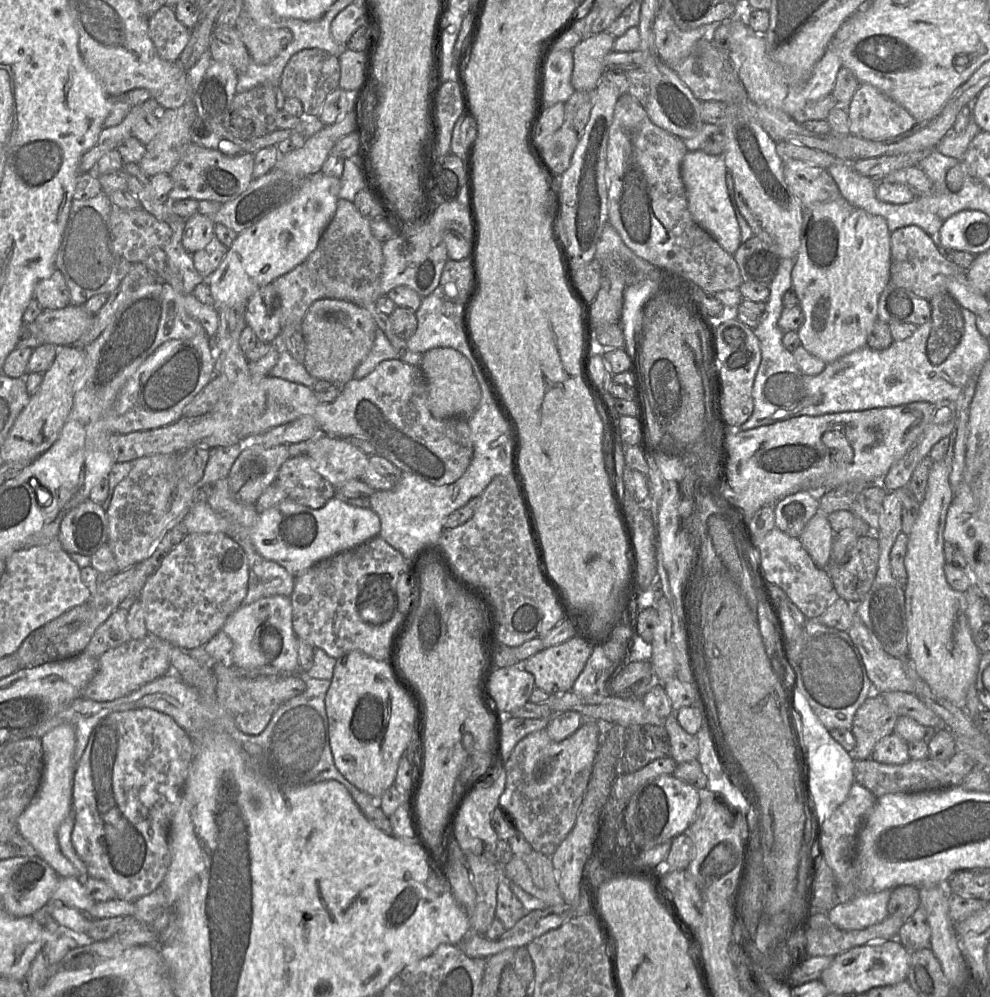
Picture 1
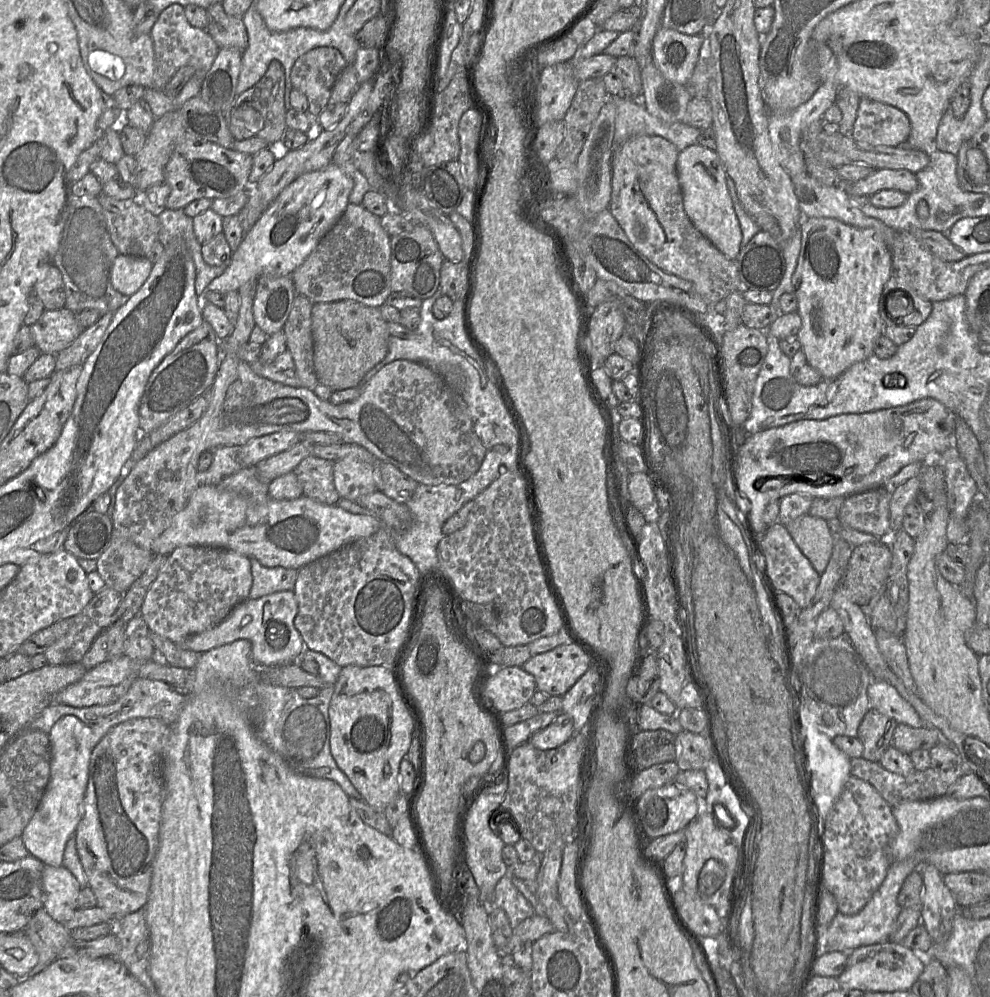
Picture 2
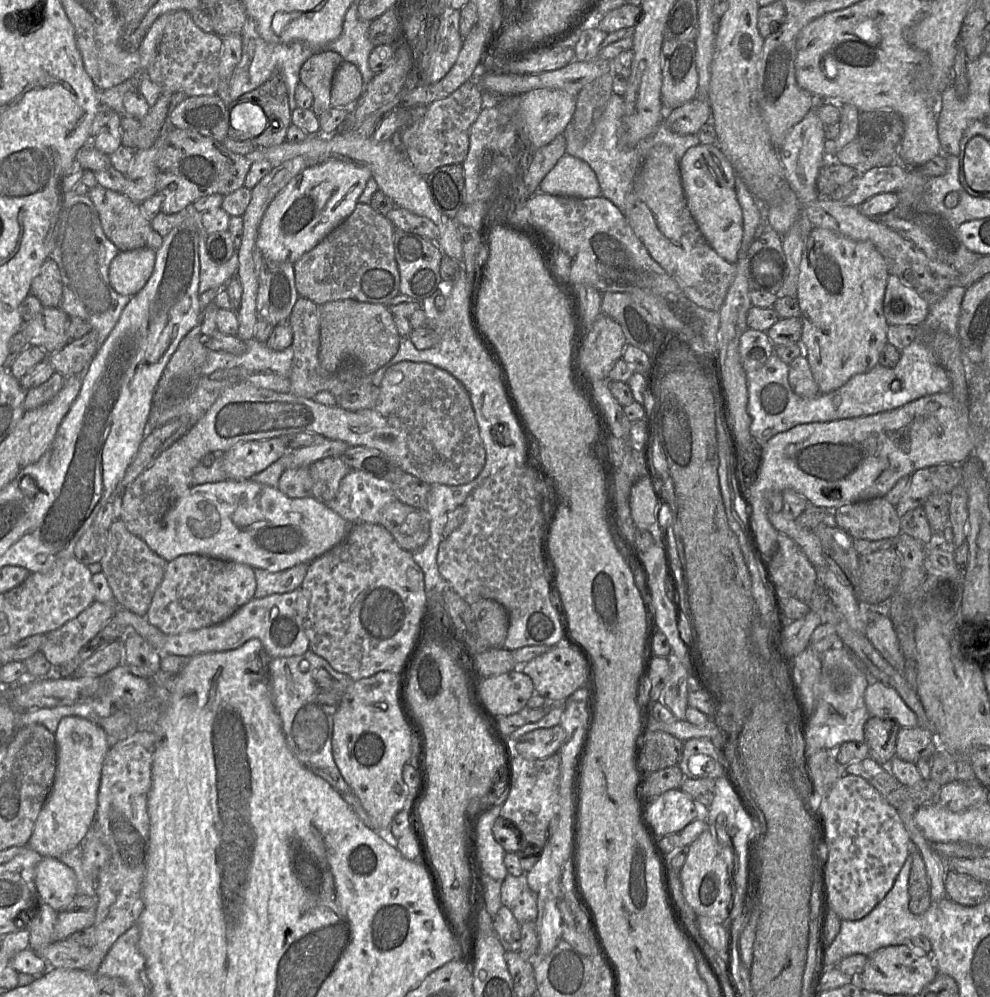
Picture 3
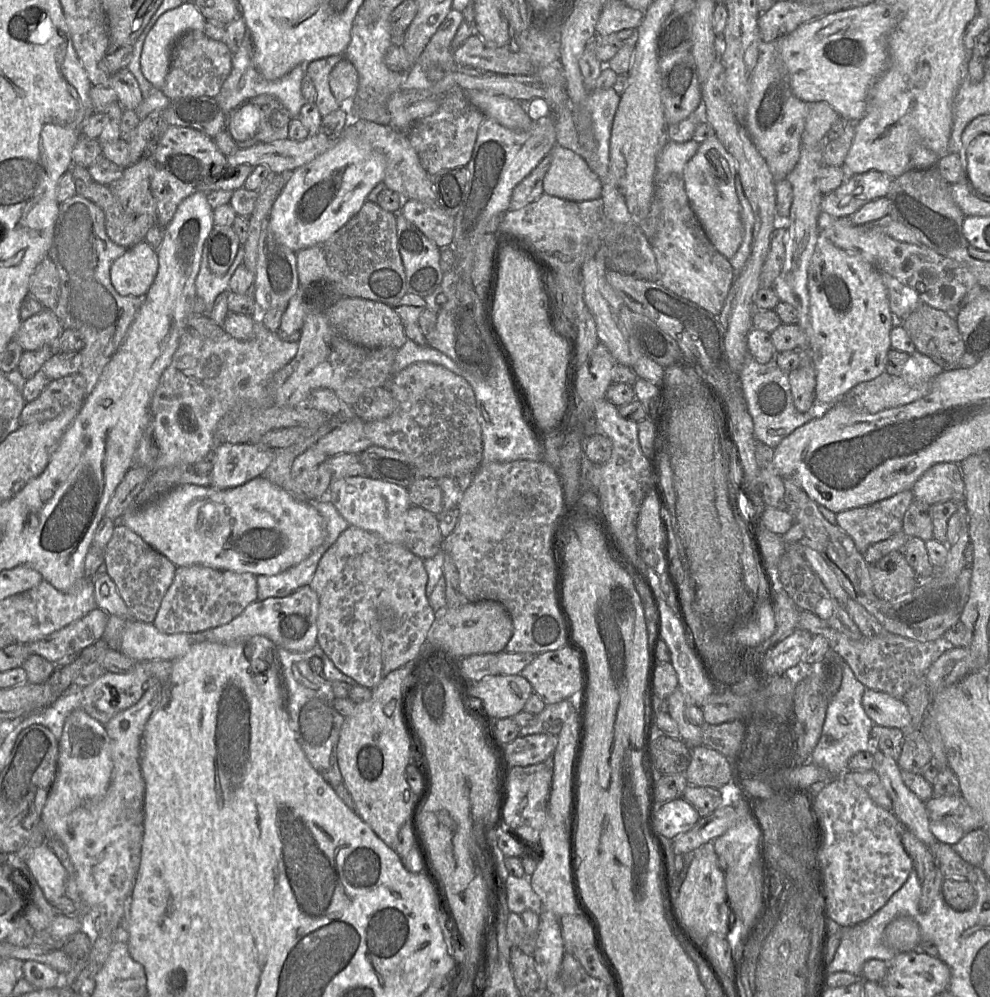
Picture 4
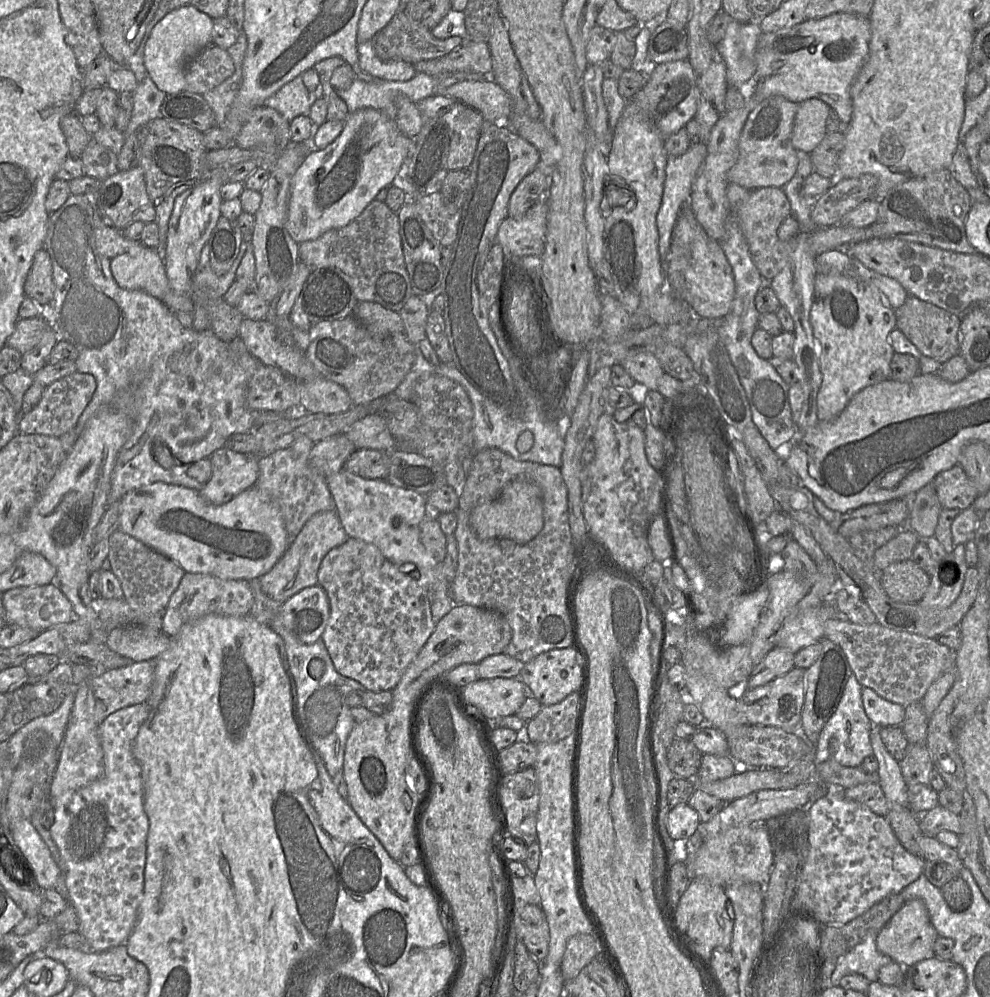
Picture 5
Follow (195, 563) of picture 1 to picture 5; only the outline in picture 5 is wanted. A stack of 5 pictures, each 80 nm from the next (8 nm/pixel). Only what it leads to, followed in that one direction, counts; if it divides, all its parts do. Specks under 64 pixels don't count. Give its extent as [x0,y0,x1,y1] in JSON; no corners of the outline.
[162,572,254,637]

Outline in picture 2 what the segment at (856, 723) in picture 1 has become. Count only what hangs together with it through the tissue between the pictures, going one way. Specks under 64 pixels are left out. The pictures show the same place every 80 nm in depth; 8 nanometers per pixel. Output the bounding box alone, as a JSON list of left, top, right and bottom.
[857,708,898,763]

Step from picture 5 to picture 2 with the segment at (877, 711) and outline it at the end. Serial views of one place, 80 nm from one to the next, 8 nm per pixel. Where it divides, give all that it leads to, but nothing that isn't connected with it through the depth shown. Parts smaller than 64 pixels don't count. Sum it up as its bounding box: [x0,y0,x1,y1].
[867,679,924,728]

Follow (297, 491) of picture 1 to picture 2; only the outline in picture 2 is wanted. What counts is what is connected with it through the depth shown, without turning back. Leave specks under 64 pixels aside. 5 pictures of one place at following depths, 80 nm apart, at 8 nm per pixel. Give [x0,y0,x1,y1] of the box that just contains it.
[293,456,340,505]

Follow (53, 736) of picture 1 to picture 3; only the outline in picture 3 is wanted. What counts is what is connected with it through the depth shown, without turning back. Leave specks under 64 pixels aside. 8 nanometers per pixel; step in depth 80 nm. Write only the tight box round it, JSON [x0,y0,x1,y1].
[27,716,111,859]

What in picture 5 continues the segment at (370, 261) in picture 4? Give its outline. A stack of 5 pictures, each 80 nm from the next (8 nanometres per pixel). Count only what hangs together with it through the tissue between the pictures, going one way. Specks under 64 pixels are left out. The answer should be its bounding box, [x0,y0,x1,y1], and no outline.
[298,200,414,313]

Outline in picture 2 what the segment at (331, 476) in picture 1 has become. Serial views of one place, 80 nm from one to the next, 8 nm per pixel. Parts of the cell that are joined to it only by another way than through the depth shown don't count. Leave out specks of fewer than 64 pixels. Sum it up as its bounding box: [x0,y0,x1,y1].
[333,458,379,501]

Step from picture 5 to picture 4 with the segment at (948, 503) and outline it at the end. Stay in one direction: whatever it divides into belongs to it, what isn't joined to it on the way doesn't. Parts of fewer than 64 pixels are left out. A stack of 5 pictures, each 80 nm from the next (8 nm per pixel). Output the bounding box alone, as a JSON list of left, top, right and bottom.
[912,463,965,505]

